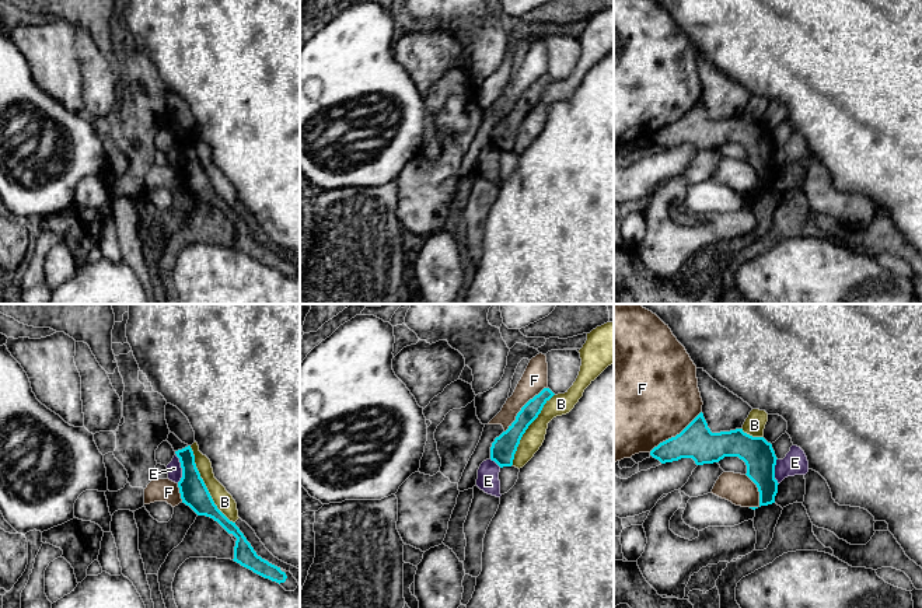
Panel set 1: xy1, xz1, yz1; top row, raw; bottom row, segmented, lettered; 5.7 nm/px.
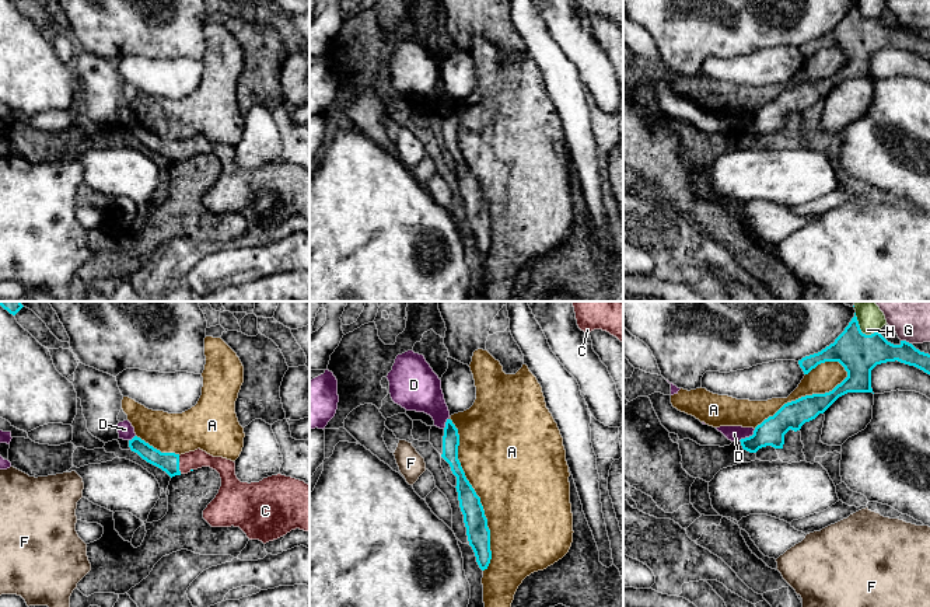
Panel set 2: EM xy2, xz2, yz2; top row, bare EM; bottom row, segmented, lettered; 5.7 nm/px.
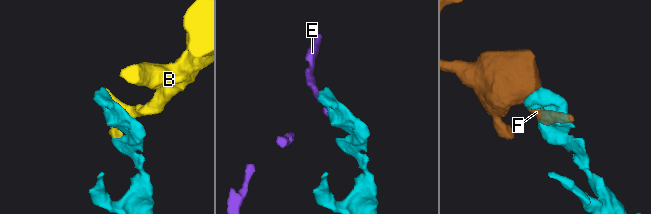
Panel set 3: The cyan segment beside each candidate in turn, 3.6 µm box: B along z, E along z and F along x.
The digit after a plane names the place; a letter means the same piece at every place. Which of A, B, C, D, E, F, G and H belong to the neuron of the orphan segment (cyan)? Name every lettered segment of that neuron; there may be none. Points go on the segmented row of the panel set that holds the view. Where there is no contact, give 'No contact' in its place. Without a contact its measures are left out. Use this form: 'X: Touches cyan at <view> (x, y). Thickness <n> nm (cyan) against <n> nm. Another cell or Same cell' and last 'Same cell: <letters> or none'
A: Touches cyan at xz2 (476, 495). Thickness 130 nm (cyan) against 480 nm. Another cell
B: Touches cyan at xy1 (205, 485). Thickness 160 nm (cyan) against 110 nm. Another cell
C: Touches cyan at xy2 (178, 464). Thickness 110 nm (cyan) against 110 nm. Same cell
D: Touches cyan at yz2 (747, 438). Thickness 160 nm (cyan) against 90 nm. Another cell
E: Touches cyan at xy1 (181, 467). Thickness 160 nm (cyan) against 80 nm. Another cell
F: Touches cyan at yz1 (676, 436). Thickness 200 nm (cyan) against 480 nm. Another cell
G: Touches cyan at yz2 (905, 341). Thickness 220 nm (cyan) against 280 nm. Another cell
H: Touches cyan at yz2 (860, 331). Thickness 240 nm (cyan) against 150 nm. Another cell
Same cell: C

